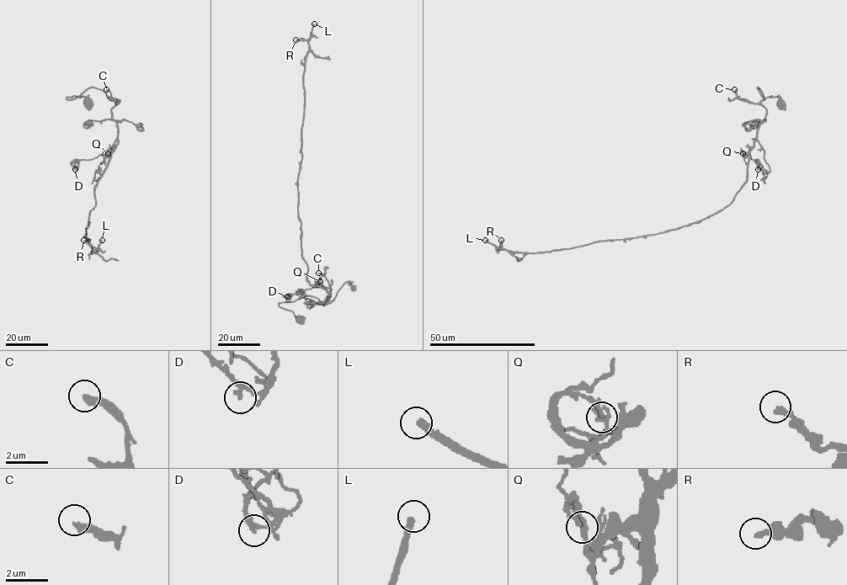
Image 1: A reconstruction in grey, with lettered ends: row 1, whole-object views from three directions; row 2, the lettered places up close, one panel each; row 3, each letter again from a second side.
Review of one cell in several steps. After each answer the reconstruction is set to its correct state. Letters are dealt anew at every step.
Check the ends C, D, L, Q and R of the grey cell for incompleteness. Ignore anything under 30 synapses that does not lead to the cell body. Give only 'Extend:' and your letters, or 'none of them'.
Extend: L, R

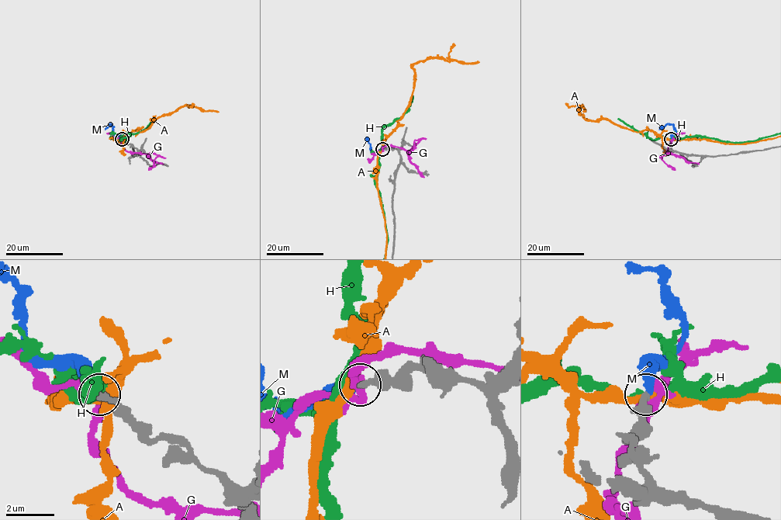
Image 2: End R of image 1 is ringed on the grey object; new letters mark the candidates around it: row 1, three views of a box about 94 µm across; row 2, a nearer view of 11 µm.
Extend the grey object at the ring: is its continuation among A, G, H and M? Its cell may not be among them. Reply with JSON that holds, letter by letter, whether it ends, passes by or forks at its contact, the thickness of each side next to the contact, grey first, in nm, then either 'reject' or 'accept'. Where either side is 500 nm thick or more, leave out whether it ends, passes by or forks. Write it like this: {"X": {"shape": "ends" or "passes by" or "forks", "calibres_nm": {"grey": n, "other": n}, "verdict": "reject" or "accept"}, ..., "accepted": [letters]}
{"A": {"shape": "passes by", "calibres_nm": {"grey": 280, "other": 320}, "verdict": "reject"}, "G": {"shape": "passes by", "calibres_nm": {"grey": 320, "other": 360}, "verdict": "reject"}, "H": {"shape": "passes by", "calibres_nm": {"grey": 280, "other": 300}, "verdict": "reject"}, "M": {"shape": "ends", "calibres_nm": {"grey": 280, "other": 320}, "verdict": "accept"}, "accepted": ["M"]}

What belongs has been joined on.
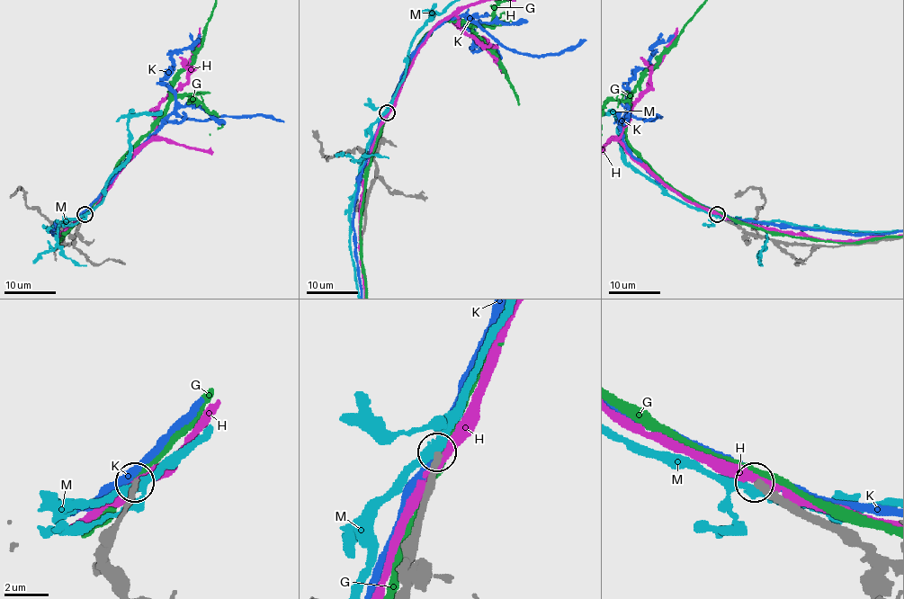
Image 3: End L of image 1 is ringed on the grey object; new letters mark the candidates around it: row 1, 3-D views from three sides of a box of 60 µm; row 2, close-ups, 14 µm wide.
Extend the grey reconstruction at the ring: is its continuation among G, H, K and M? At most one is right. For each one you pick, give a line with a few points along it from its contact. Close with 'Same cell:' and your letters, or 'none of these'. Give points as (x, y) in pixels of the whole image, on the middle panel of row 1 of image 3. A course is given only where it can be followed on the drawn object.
Same cell: none of these

